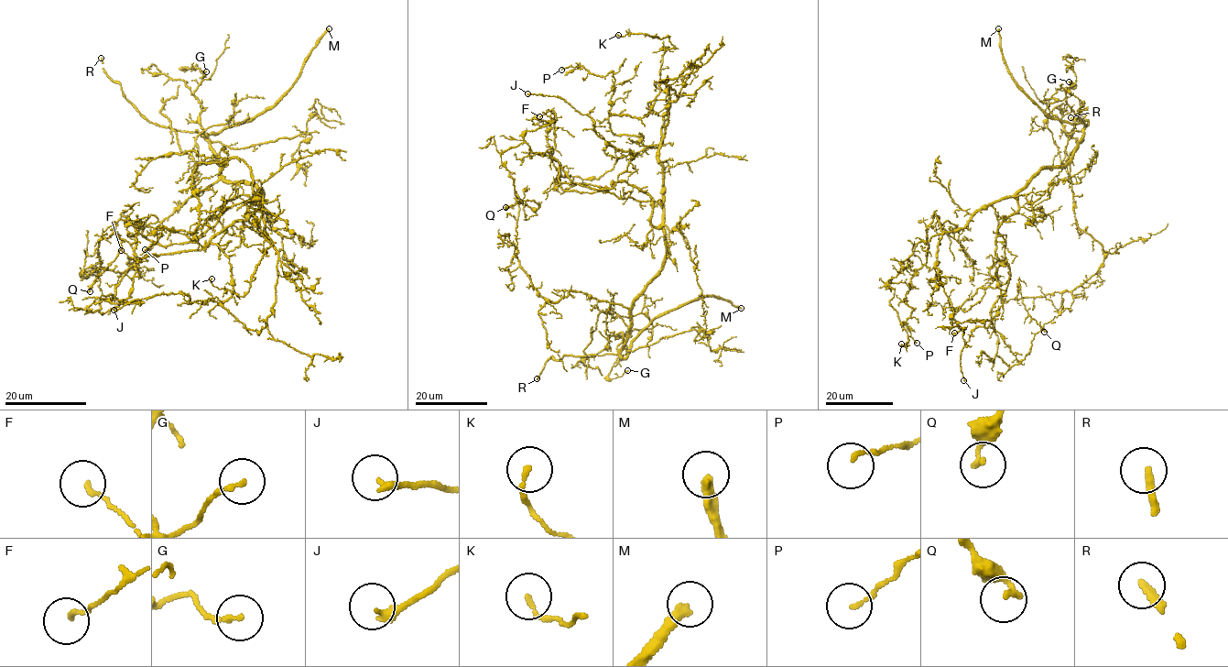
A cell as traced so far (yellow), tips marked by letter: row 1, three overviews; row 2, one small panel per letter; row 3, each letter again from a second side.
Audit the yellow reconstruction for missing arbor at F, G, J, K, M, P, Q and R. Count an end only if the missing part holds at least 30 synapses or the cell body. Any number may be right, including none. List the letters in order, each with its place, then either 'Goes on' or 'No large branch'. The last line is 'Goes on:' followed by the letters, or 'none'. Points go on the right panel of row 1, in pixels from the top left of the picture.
F: Place: (954, 333). No large branch
G: Place: (1069, 82). No large branch
J: Place: (963, 380). No large branch
K: Place: (901, 344). No large branch
M: Place: (998, 28). Goes on
P: Place: (917, 343). No large branch
Q: Place: (1044, 332). No large branch
R: Place: (1070, 117). No large branch
Goes on: M

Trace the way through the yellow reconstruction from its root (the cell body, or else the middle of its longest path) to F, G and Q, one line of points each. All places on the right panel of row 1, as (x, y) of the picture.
F: (1039, 173), (993, 204), (1009, 280), (979, 287), (957, 308), (954, 320), (961, 329), (954, 333)
G: (1039, 173), (1064, 165), (1081, 139), (1083, 130), (1067, 134), (1048, 109), (1056, 89), (1073, 87), (1069, 82)
Q: (1039, 173), (1070, 166), (1075, 223), (1104, 258), (1072, 290), (1017, 299), (1018, 286), (1044, 332)

